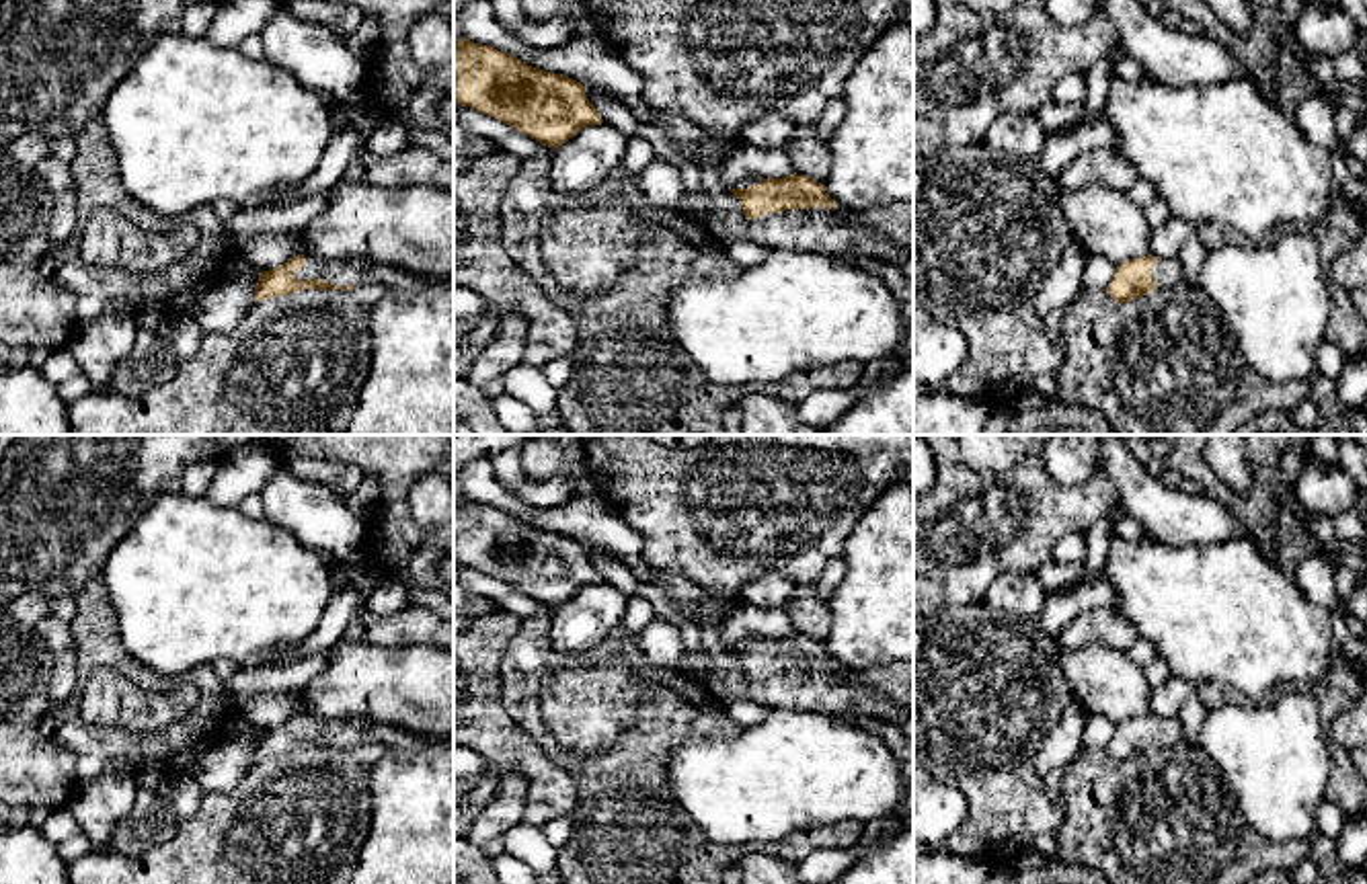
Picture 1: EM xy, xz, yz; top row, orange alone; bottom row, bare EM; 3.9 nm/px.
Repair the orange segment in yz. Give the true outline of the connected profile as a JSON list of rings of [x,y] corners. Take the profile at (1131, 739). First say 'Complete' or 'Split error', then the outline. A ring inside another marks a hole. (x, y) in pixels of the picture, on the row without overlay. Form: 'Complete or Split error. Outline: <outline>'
Split error. Outline: [[[1143,716],[1117,724],[1106,753],[1117,763],[1127,763],[1143,757],[1156,749],[1170,749],[1182,740],[1182,726],[1178,718]]]

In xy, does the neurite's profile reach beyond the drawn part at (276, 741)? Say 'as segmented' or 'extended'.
extended

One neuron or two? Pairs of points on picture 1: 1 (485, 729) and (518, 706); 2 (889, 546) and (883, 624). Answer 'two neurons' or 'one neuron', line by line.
1: two neurons
2: one neuron

